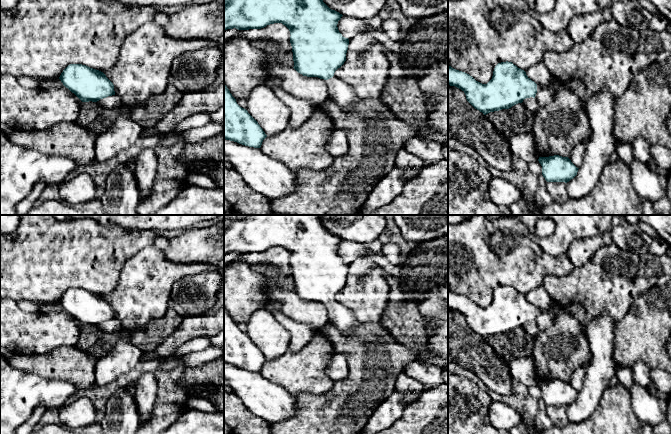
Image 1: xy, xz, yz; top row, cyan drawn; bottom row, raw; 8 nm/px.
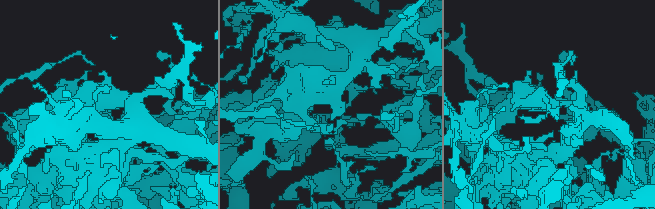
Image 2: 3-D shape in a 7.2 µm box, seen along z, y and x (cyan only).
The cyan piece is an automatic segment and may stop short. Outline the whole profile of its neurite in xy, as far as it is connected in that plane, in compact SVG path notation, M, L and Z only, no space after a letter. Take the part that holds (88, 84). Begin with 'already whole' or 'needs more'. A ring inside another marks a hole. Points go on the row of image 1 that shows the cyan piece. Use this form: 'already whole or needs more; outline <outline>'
already whole; outline M68 65L59 79L82 102L97 102L100 99L115 95L114 85L106 75L86 65Z

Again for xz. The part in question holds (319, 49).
needs more; outline M224 0L224 30L261 29L274 23L282 23L290 31L290 43L293 52L294 69L307 77L318 77L328 82L327 100L339 106L342 110L352 110L360 101L359 96L343 81L334 76L335 71L346 61L349 39L342 36L337 24L343 15L330 9L323 0Z

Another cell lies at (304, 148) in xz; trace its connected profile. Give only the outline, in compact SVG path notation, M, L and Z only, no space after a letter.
M316 106L311 117L298 129L289 125L280 133L267 136L260 147L261 151L271 158L283 162L295 174L300 169L324 170L332 165L334 157L325 150L329 136L334 129L330 117Z

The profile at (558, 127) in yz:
M562 85L553 100L540 107L533 117L530 130L534 138L536 151L540 157L559 155L569 157L573 149L580 143L591 138L591 128L585 107L577 95L568 86Z

